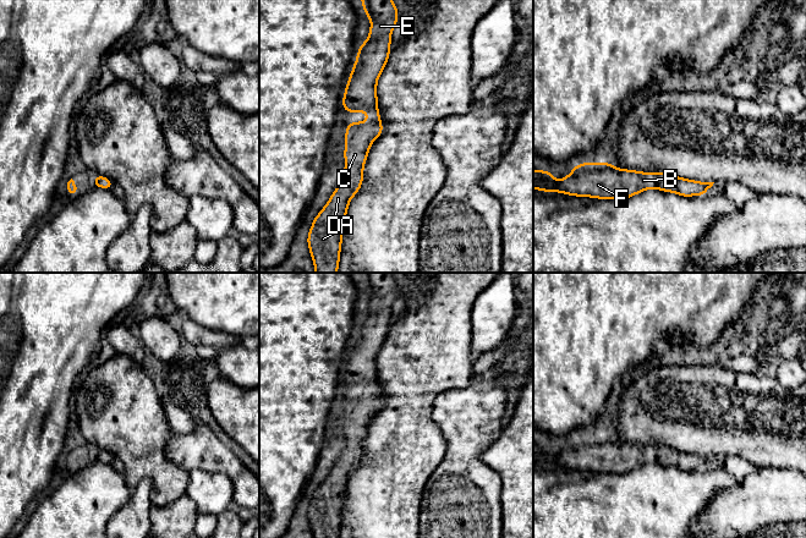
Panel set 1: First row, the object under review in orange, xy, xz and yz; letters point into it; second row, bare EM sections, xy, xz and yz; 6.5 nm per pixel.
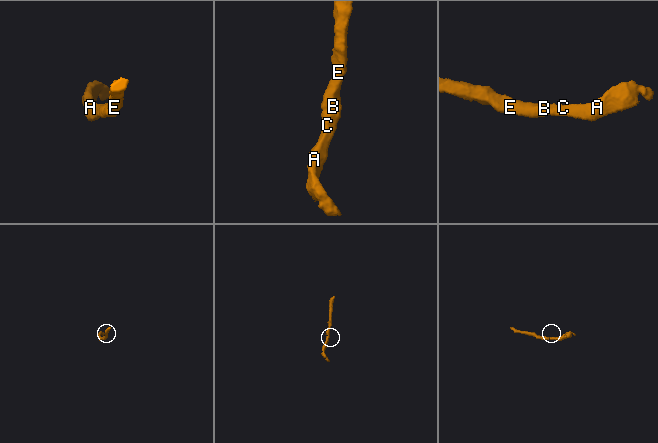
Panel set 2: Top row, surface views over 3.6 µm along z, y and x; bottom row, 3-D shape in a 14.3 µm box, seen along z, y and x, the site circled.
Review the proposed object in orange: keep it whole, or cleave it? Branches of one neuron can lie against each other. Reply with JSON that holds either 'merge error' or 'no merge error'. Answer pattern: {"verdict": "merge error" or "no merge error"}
{"verdict": "no merge error"}

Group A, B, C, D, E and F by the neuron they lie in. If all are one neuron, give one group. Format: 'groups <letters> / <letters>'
groups A B C D E F

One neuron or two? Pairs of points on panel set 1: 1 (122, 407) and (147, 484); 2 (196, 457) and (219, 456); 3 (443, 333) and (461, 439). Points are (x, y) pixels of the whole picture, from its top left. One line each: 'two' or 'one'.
1: two
2: one
3: two

